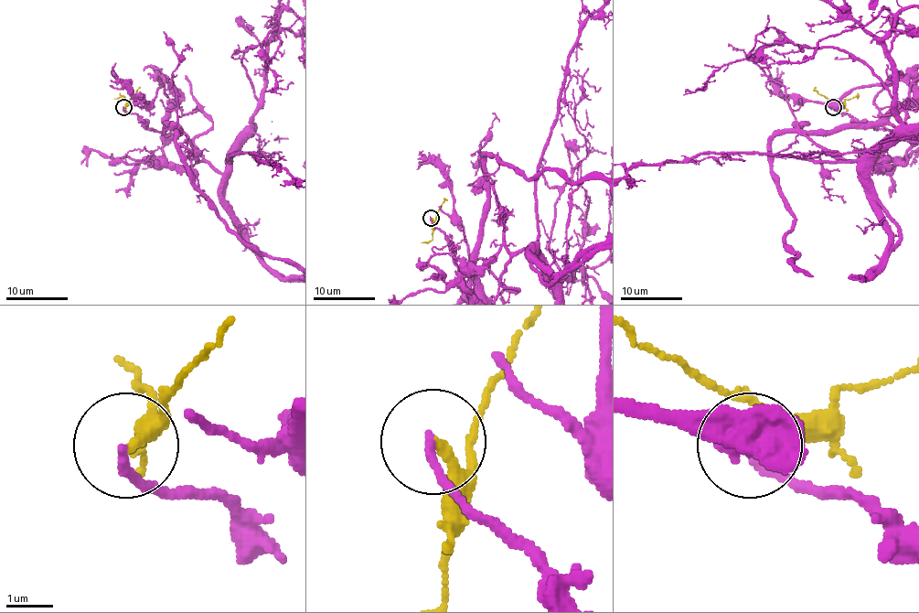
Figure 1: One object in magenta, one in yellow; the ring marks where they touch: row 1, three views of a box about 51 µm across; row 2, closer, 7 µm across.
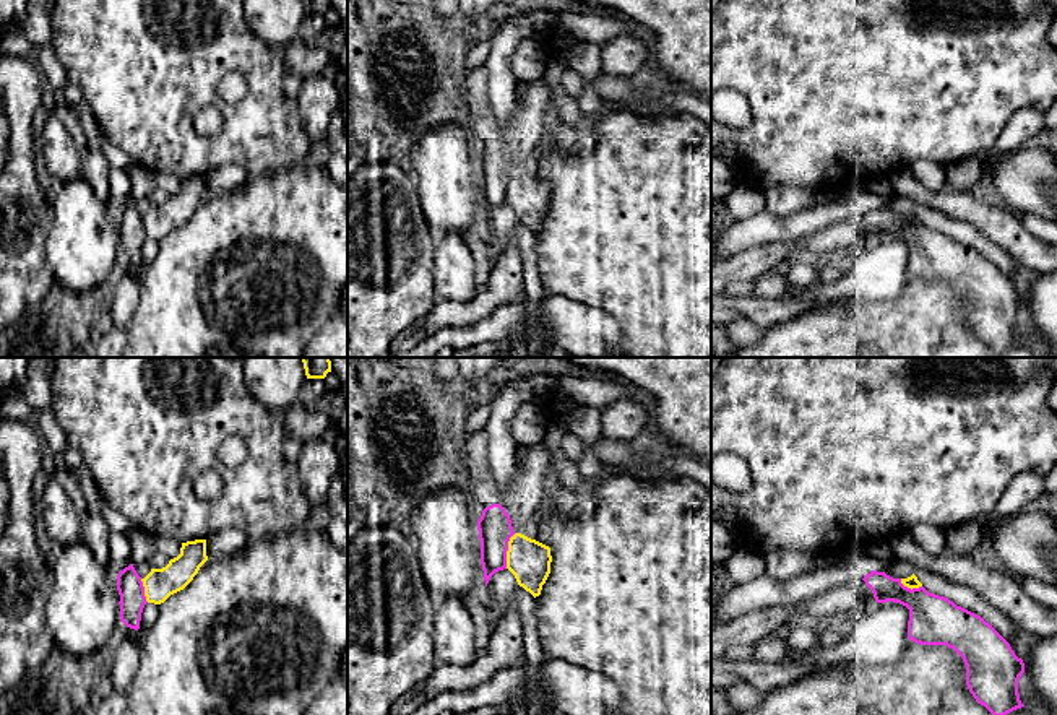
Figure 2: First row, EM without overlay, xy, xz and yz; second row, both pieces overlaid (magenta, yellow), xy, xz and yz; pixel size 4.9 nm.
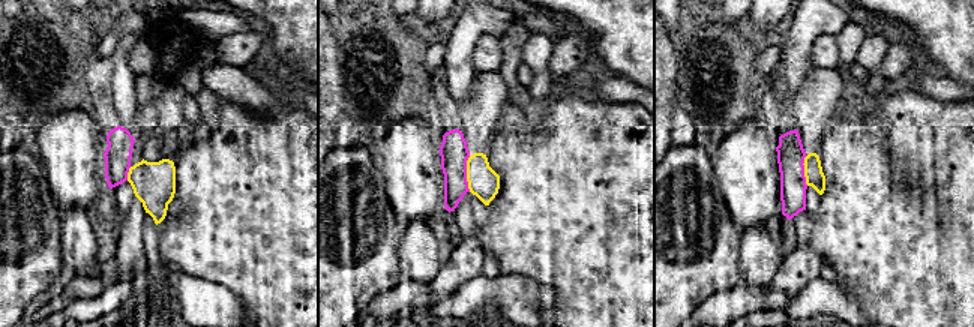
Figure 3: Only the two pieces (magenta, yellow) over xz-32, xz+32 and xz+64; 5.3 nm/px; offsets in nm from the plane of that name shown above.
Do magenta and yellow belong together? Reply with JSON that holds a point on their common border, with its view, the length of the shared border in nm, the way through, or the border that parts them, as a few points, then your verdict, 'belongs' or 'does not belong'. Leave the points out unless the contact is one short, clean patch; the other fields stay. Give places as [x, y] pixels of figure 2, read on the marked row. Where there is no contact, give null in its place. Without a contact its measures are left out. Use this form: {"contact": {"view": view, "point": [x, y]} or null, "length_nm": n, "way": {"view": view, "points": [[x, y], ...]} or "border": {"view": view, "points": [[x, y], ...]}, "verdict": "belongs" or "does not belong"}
{"contact": {"view": "xz", "point": [507, 550]}, "length_nm": 180, "border": {"view": "xz", "points": [[515, 533], [509, 541], [505, 567]]}, "verdict": "does not belong"}

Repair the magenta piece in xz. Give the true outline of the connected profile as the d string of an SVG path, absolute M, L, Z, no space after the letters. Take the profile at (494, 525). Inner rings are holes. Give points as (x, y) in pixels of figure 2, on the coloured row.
M477 431L464 434L466 466L472 483L472 496L484 509L477 520L481 540L481 564L485 587L490 577L507 569L508 541L515 535L510 515L500 505L502 491L489 470L489 437Z

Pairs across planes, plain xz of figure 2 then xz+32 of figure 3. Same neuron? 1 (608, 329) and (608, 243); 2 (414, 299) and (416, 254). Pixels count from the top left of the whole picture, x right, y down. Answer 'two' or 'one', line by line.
1: two
2: two

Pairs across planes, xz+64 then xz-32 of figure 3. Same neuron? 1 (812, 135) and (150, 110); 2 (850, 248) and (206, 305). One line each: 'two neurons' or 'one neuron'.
1: one neuron
2: two neurons

